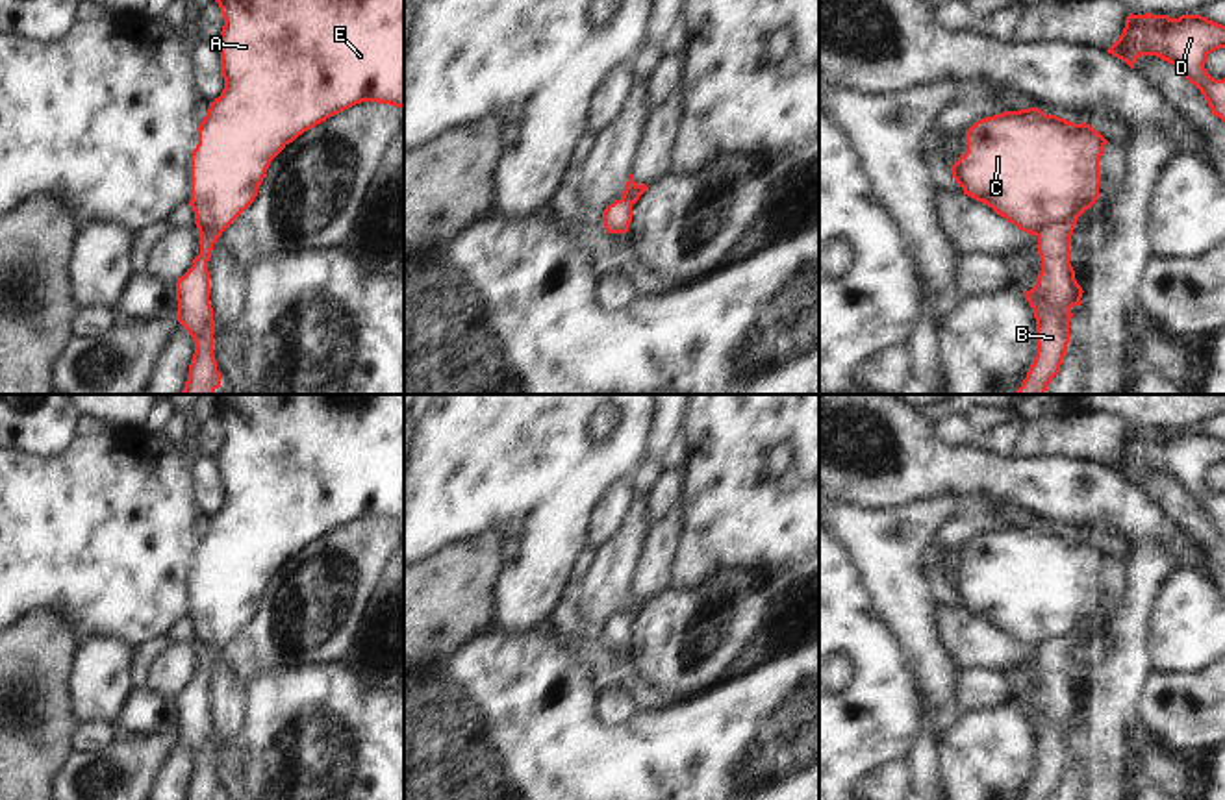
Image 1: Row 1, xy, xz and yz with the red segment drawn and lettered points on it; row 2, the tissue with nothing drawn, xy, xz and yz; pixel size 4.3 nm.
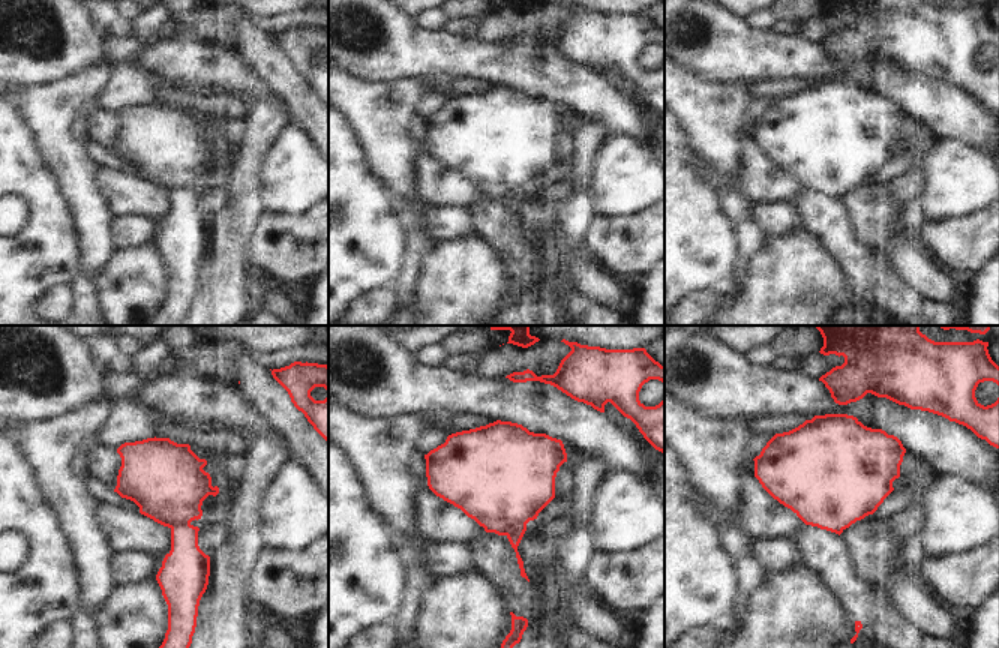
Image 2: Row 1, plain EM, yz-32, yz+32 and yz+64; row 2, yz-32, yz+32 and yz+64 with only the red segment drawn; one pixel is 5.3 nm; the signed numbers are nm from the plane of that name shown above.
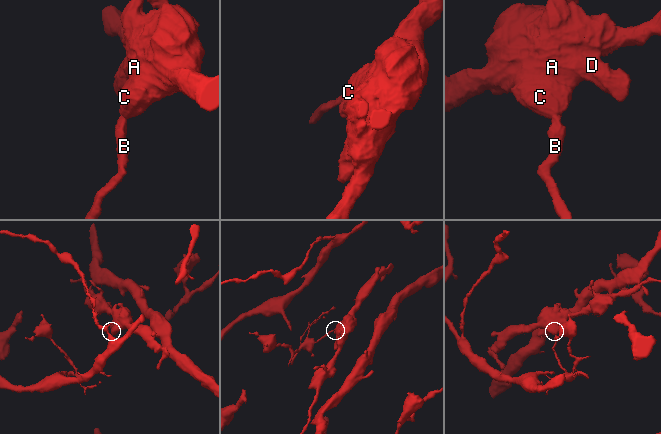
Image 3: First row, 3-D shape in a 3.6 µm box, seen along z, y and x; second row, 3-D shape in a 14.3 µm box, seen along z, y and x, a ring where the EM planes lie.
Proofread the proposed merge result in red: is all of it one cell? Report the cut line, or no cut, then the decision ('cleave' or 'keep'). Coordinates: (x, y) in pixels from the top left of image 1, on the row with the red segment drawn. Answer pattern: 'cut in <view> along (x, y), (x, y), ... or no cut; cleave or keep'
cut in yz along (1073, 223), (1053, 223), (1036, 236); cleave

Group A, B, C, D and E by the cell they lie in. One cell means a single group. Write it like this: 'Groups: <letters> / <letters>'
Groups: A C D E / B

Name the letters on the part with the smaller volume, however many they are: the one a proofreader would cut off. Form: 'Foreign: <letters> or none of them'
Foreign: B

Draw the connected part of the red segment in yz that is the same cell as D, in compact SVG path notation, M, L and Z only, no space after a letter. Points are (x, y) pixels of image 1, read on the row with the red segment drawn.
M1129 13L1123 33L1106 52L1130 69L1140 56L1156 56L1175 65L1201 91L1212 115L1225 122L1225 78L1216 80L1205 69L1206 57L1219 48L1225 48L1225 26L1206 17Z

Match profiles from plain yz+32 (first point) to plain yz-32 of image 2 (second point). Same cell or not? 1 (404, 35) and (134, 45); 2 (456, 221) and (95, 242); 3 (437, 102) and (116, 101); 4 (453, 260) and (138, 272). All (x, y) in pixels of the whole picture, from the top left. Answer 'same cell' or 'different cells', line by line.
1: same cell
2: different cells
3: same cell
4: same cell

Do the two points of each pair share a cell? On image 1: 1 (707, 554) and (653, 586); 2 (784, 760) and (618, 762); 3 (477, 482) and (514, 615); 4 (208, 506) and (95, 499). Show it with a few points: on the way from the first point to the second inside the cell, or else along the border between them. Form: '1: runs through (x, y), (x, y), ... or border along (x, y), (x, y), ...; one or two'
1: border along (679, 534), (668, 584); two
2: runs through (744, 758), (658, 760); one
3: runs through (510, 515), (527, 532), (527, 582); one
4: border along (195, 506), (201, 512); two

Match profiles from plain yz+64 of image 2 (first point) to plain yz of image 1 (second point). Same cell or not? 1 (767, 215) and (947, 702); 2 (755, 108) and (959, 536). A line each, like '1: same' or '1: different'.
1: different
2: same

